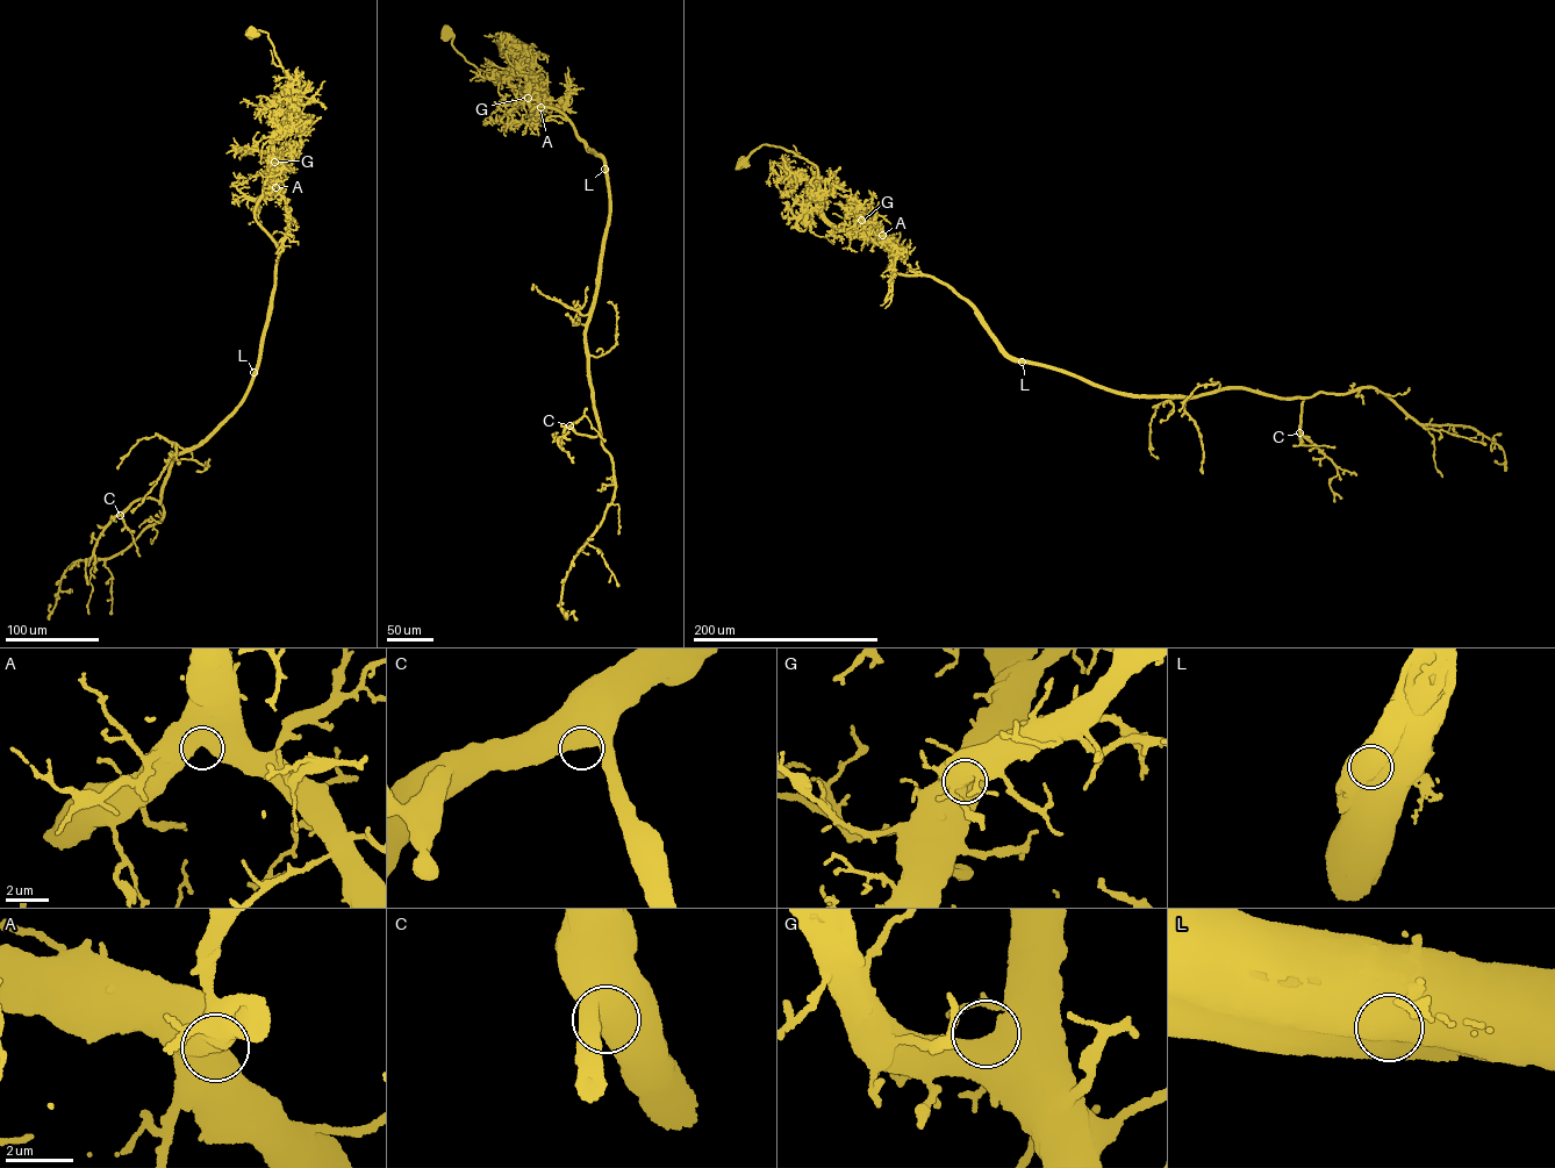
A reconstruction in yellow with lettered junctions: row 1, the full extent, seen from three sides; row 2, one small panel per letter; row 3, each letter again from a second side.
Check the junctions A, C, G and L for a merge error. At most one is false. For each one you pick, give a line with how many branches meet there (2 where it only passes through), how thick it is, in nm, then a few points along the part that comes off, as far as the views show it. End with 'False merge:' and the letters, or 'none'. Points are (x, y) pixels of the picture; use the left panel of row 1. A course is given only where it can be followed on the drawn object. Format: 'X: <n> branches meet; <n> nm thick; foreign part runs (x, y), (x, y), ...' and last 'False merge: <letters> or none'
L: 1 branches meet; 1200 nm thick; foreign part runs (255, 372), (269, 306)
False merge: L

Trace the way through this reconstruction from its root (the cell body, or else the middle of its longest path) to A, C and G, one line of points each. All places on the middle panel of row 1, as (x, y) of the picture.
A: (445, 35), (453, 35), (453, 47), (465, 61), (488, 73), (518, 79), (521, 66), (516, 67), (540, 107)
C: (445, 35), (488, 73), (521, 66), (531, 110), (557, 110), (603, 159), (585, 339), (599, 434), (570, 425)
G: (445, 35), (488, 73), (518, 79), (521, 66), (528, 98)

